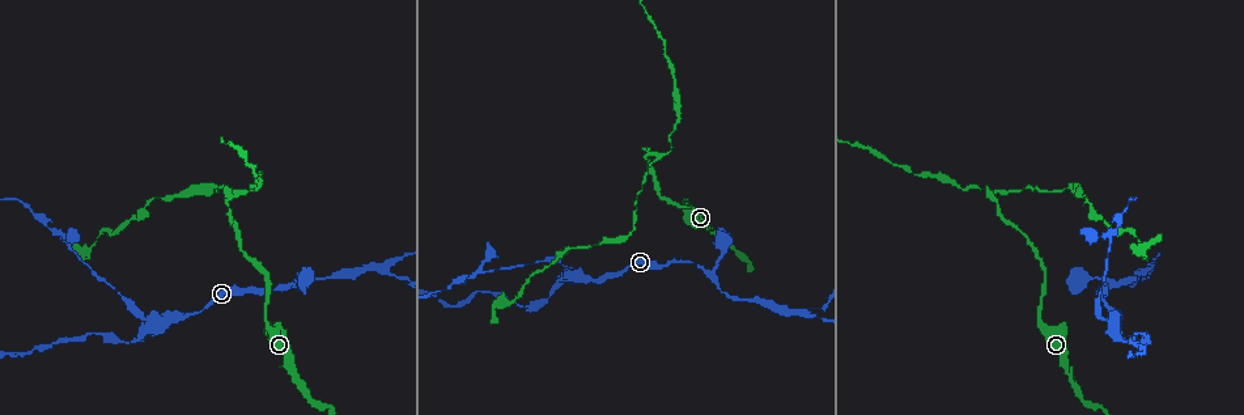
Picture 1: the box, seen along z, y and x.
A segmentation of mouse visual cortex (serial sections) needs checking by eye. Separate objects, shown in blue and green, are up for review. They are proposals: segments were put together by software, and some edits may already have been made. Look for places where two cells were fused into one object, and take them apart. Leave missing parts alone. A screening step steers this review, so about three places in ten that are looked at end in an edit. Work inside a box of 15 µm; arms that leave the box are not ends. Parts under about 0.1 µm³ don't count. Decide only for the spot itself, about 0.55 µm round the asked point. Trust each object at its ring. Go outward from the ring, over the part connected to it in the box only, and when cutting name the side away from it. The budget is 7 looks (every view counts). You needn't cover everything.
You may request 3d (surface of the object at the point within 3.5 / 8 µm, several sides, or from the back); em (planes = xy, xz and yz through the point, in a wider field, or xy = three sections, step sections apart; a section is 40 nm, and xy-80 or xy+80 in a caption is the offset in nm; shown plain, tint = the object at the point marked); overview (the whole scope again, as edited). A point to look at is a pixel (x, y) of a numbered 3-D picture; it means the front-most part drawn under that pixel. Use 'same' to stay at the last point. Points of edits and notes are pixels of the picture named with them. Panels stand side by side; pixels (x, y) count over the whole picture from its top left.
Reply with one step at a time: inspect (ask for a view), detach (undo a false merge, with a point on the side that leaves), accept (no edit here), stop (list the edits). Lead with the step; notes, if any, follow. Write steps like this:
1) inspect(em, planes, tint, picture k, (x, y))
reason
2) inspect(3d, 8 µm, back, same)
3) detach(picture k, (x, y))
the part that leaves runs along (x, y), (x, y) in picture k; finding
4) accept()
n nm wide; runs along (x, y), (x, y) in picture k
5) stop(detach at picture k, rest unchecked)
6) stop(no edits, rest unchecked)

inspect(3d, 3.5 µm, picture 1, (288, 284))
abrupt turn

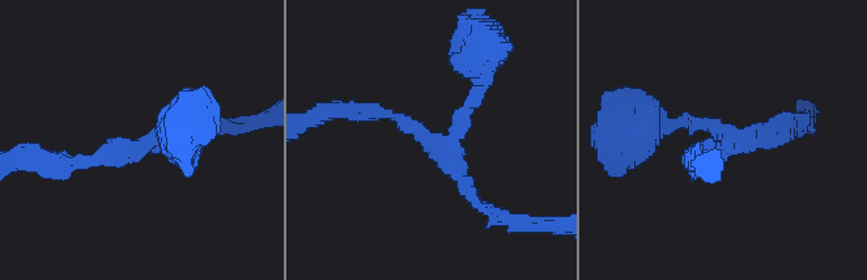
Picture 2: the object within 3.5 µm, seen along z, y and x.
inspect(em, xy, step 3, tint, picture 2, (439, 146))
3 arms; arms of 150, 200, 200 nm

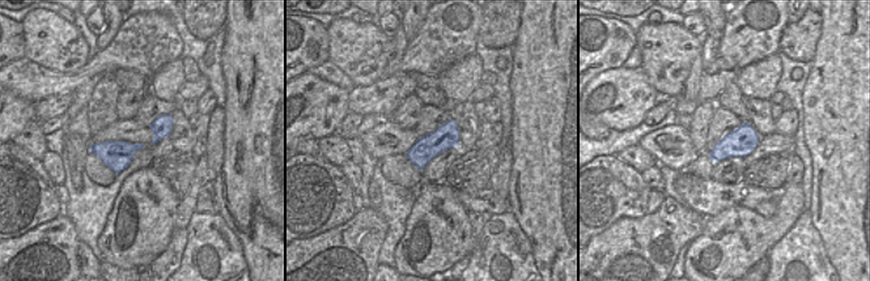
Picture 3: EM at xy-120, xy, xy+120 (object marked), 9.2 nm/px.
accept()
240 nm wide; runs along (368, 110), (424, 134), (492, 211) in picture 2; continuous, no second cell

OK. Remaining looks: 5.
inspect(3d, 3.5 µm, picture 1, (384, 269))
branch point

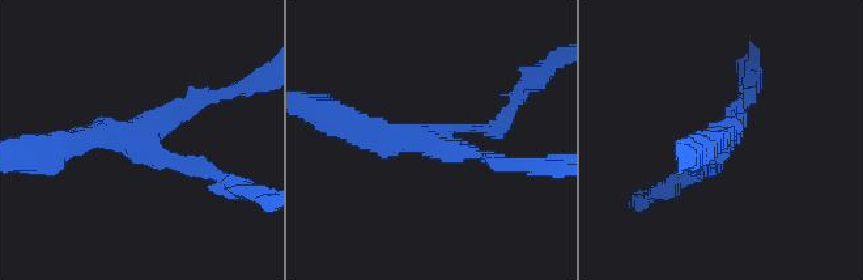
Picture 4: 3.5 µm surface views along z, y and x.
inspect(em, xy, step 2, tint, picture 4, (437, 133))
3 arms; arms of 200, 200, 300 nm; shape alone is not enough

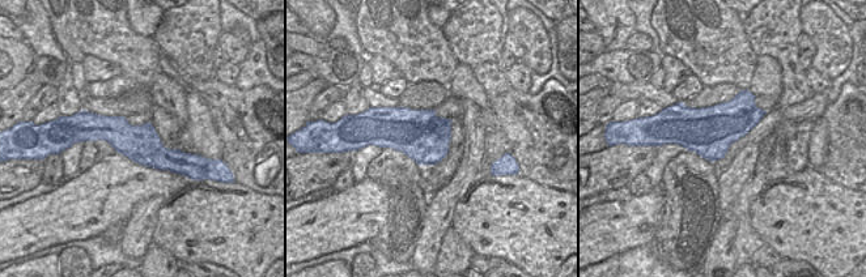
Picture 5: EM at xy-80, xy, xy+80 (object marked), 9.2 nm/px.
inspect(em, xy, step 5, tint, same)
another direction

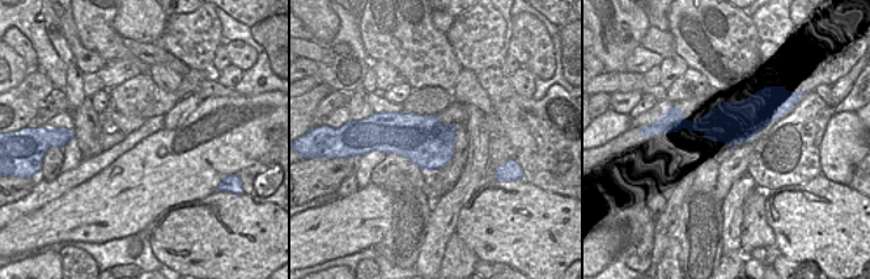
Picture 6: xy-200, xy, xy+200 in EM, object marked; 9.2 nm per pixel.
accept()
all the same cell

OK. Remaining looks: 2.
inspect(3d, 3.5 µm, picture 1, (572, 272))
a fork

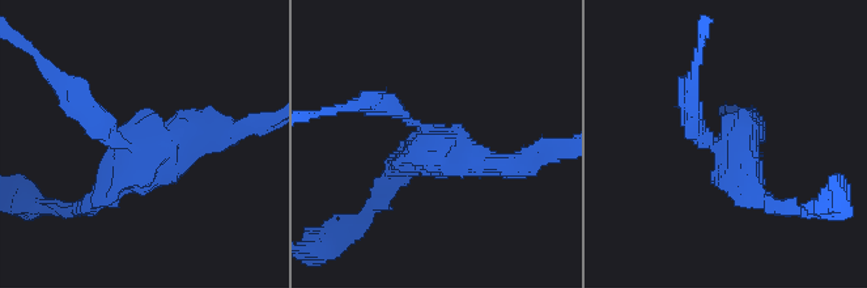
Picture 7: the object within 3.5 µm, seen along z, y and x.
inspect(em, planes, tint, picture 7, (721, 150))
3 arms; arms of 200, 300, 300 nm; need the tissue

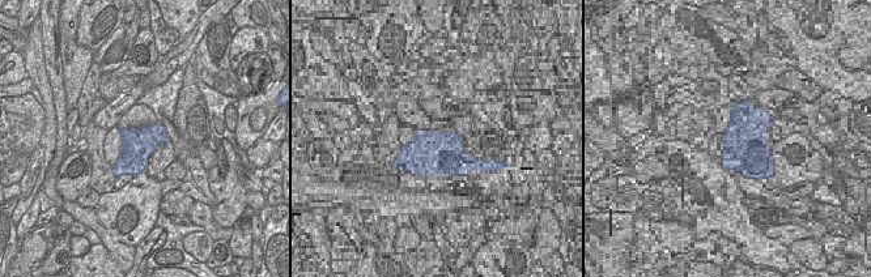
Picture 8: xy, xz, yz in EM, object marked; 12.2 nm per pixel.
detach(picture 7, (83, 106))
400 nm wide; the part that leaves runs along (110, 135), (34, 55) in picture 7; two cells meet here

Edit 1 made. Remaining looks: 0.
stop(detach at picture 7, rest unchecked)

